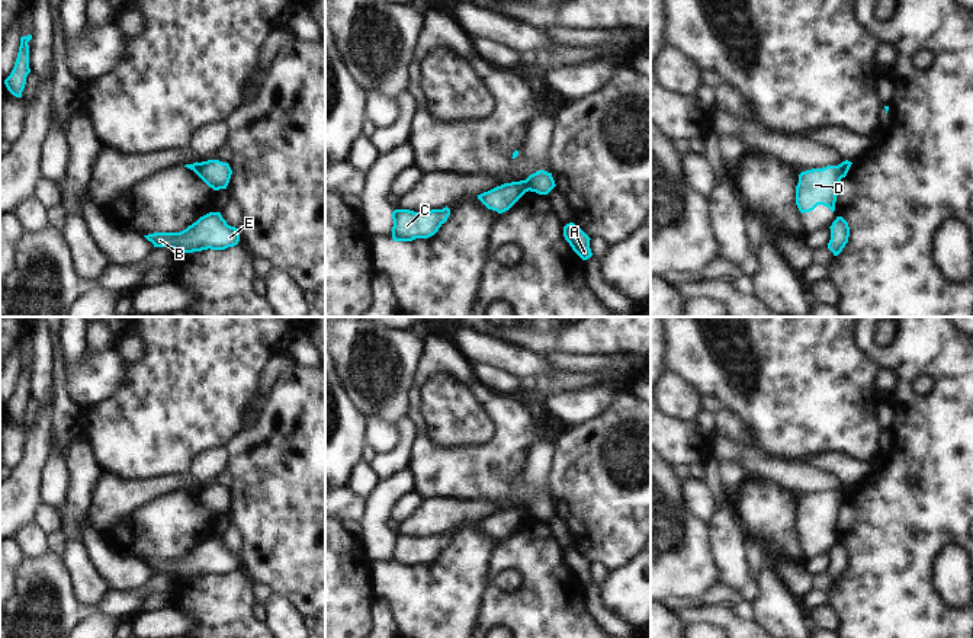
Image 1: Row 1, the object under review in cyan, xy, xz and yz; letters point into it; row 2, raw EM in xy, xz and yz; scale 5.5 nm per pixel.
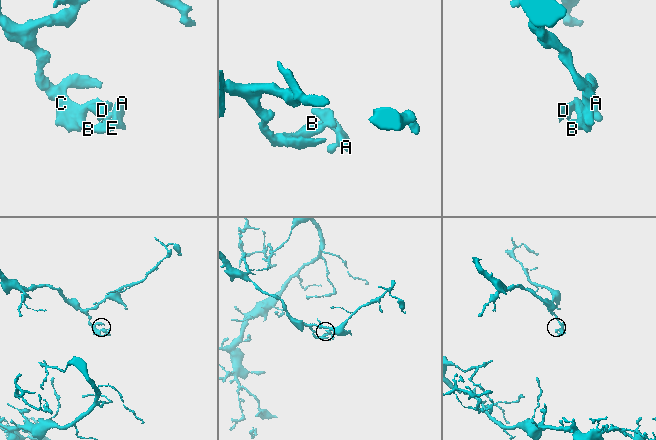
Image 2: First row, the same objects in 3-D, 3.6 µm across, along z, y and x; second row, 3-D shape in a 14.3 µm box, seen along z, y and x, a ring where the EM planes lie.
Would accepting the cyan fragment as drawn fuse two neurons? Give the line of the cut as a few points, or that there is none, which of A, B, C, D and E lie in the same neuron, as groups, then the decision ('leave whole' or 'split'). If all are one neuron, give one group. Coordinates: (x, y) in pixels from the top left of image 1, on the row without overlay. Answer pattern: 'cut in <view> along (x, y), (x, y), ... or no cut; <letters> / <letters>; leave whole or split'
cut in xz along (523, 506), (529, 515); A B C E / D; split

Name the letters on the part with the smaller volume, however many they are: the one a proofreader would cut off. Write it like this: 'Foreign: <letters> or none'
Foreign: D

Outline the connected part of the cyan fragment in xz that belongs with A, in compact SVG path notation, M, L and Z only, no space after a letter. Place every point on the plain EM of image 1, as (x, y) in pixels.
M569 548L563 552L563 562L582 586L587 586L593 581L590 574L591 564L574 548Z

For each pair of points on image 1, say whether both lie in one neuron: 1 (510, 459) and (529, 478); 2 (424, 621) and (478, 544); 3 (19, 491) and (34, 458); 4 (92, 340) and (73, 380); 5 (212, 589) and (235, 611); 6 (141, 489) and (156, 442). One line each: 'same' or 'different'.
1: different
2: same
3: same
4: different
5: same
6: different

